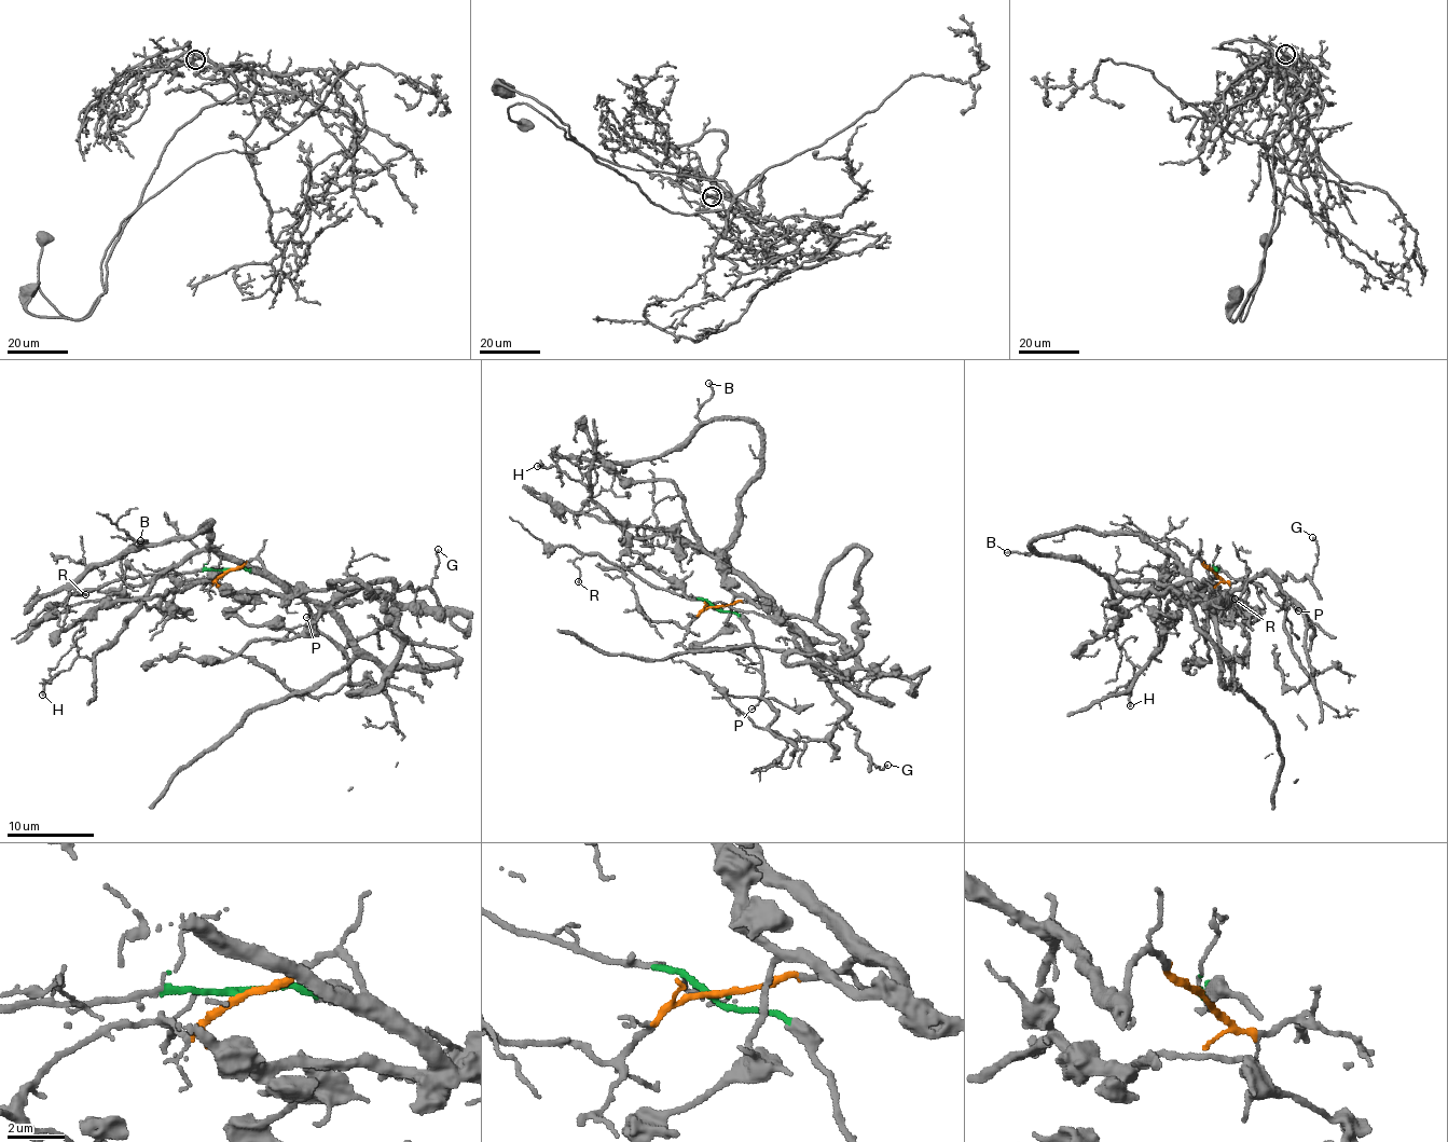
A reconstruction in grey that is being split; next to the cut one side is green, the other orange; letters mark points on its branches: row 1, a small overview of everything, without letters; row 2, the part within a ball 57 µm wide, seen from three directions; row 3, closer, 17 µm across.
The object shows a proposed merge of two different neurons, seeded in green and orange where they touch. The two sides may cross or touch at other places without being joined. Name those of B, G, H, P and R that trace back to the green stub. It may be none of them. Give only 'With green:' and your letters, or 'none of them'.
With green: P, R

